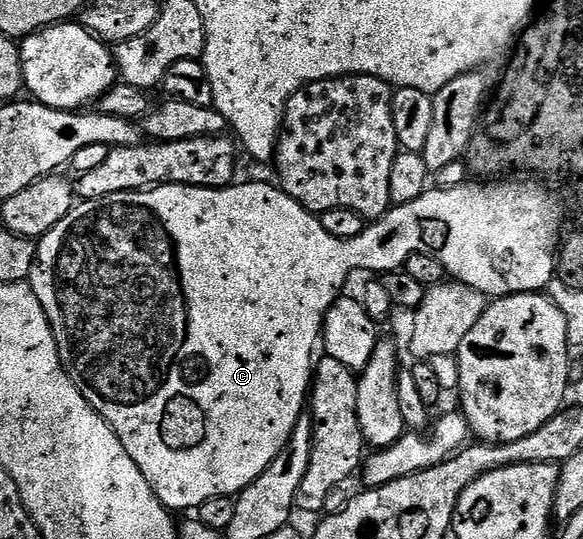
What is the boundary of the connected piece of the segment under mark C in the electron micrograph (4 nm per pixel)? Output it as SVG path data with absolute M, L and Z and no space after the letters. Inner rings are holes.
M506 178L501 182L474 182L478 184L467 182L455 188L428 190L424 195L412 202L393 205L389 212L383 214L378 220L373 221L359 236L352 238L349 242L344 238L332 238L332 234L328 234L328 230L324 230L321 219L315 213L309 212L300 202L296 202L296 198L292 198L289 194L283 192L281 187L275 186L273 183L270 185L241 184L241 182L235 182L229 188L197 188L191 184L160 184L156 188L148 188L141 192L121 192L120 194L112 194L111 196L101 196L98 200L83 200L75 203L69 214L55 228L50 229L45 236L37 241L34 271L30 273L28 283L34 289L36 298L40 298L40 306L44 306L44 314L52 326L52 334L56 338L56 346L58 347L60 362L64 366L64 370L70 375L72 382L80 390L80 394L84 394L87 402L106 419L108 426L112 426L116 438L120 438L124 450L128 450L128 458L132 458L132 462L136 462L136 466L140 466L140 474L144 474L144 478L148 482L148 486L152 486L156 498L160 498L162 505L171 510L177 510L177 508L196 510L204 502L208 502L217 496L237 497L239 492L243 492L252 482L256 482L256 478L260 478L260 474L264 474L264 470L268 470L268 466L276 458L276 454L280 454L282 447L289 442L290 435L294 433L296 422L304 415L304 409L308 404L308 393L312 387L312 369L316 363L314 347L317 349L320 344L322 319L326 317L330 307L335 304L340 293L345 289L342 287L345 286L346 279L353 274L353 268L358 272L378 272L377 274L385 274L399 271L412 254L432 254L432 258L436 258L440 262L440 266L446 268L447 277L453 278L459 284L466 284L470 288L480 290L488 298L518 296L521 292L541 293L546 285L555 279L556 257L560 251L560 237L564 232L564 224L562 228L562 214L558 206L558 200L556 197L550 196L548 189L541 188L538 185L541 183L517 184L514 180L517 179Z

